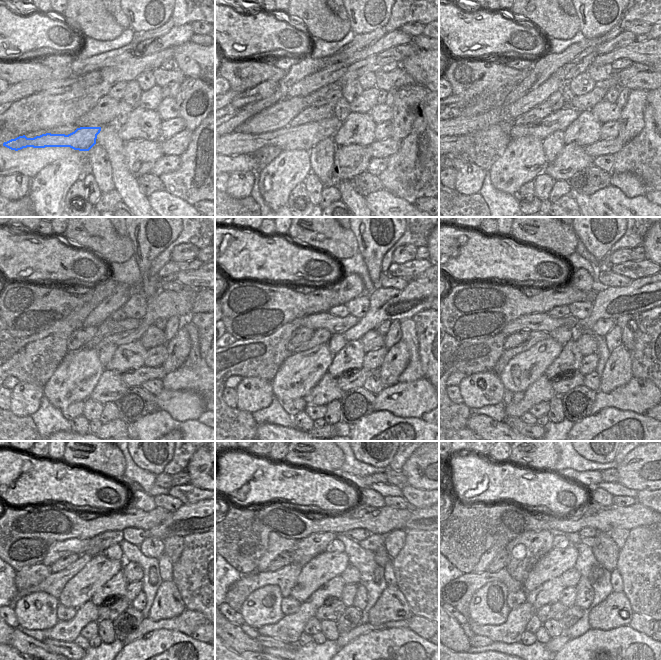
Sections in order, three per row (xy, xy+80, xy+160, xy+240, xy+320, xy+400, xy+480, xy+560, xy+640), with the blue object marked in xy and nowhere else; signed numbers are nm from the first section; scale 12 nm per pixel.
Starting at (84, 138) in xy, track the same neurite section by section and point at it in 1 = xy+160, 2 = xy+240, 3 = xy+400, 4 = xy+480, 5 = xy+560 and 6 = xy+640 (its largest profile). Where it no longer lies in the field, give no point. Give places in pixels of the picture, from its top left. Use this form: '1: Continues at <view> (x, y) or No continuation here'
1: Continues at xy+160 (560, 120)
2: Continues at xy+240 (165, 304)
3: Continues at xy+400 (642, 294)
4: Continues at xy+480 (194, 518)
5: Continues at xy+560 (418, 521)
6: No continuation here.

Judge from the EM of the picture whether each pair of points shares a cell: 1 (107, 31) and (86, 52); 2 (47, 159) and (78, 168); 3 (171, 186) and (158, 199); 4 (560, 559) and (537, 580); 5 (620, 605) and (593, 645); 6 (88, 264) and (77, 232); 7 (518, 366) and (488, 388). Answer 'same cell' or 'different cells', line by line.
1: different cells
2: different cells
3: different cells
4: same cell
5: different cells
6: different cells
7: different cells

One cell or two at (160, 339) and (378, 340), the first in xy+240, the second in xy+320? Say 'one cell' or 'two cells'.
one cell

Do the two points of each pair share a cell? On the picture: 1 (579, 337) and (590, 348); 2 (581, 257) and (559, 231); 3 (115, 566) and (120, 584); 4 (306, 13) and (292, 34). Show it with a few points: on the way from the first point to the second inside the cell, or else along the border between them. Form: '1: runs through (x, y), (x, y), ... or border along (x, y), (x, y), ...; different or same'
1: runs through (582, 340), (587, 345); same
2: border along (578, 239), (576, 249), (566, 259); different
3: border along (121, 569), (99, 588); different
4: border along (303, 27), (314, 39); different

